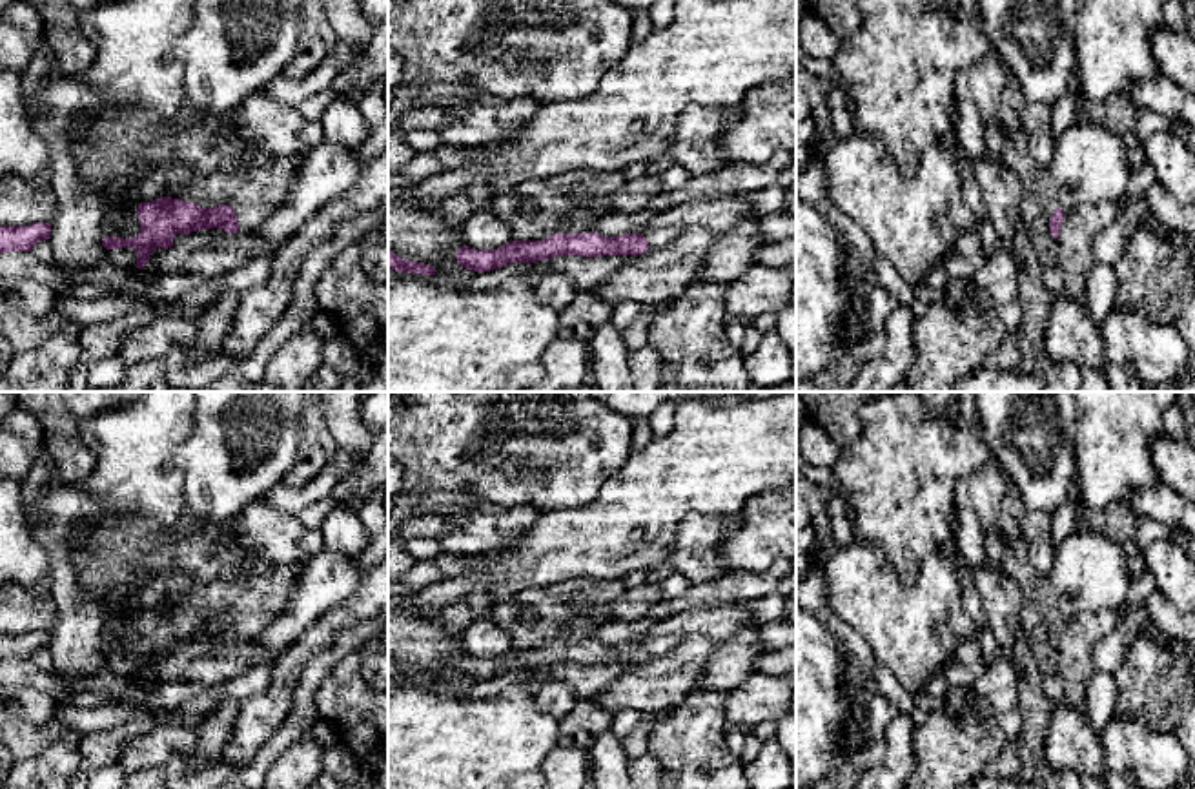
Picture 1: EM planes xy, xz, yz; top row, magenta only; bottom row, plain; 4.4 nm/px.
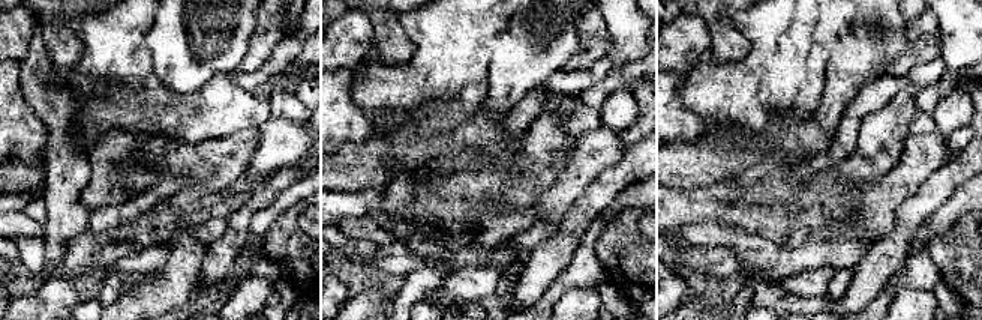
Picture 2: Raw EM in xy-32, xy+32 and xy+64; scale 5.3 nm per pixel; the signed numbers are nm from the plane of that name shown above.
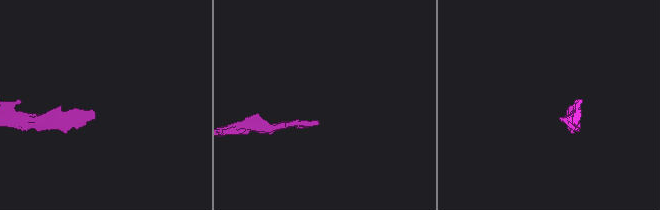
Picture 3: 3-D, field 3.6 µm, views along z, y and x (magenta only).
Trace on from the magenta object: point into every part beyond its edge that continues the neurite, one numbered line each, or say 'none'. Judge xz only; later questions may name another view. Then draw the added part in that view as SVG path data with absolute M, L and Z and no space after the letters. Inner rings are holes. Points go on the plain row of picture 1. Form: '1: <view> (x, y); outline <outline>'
1: xz (656, 647); outline M661 636L661 638L654 638L654 640L645 640L643 645L649 651L649 658L658 658L663 656L665 652L669 652L676 641L683 640L687 636Z

